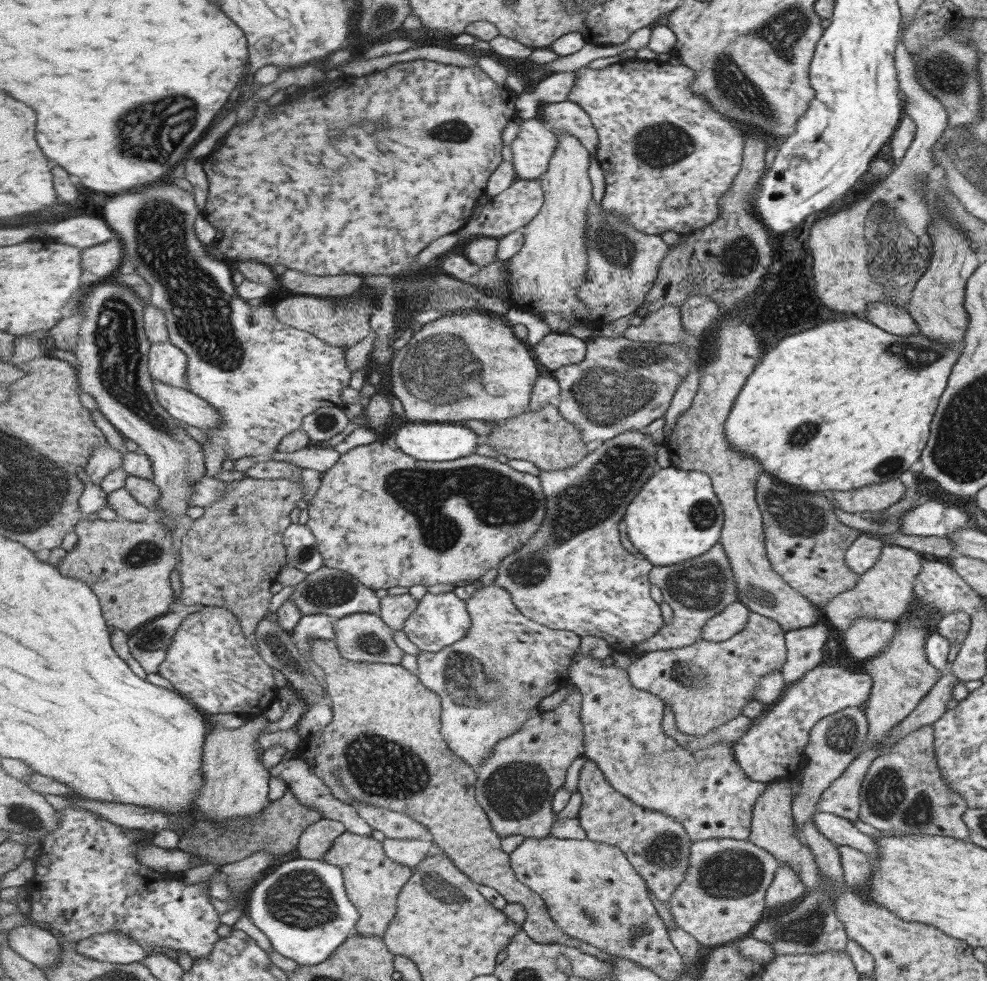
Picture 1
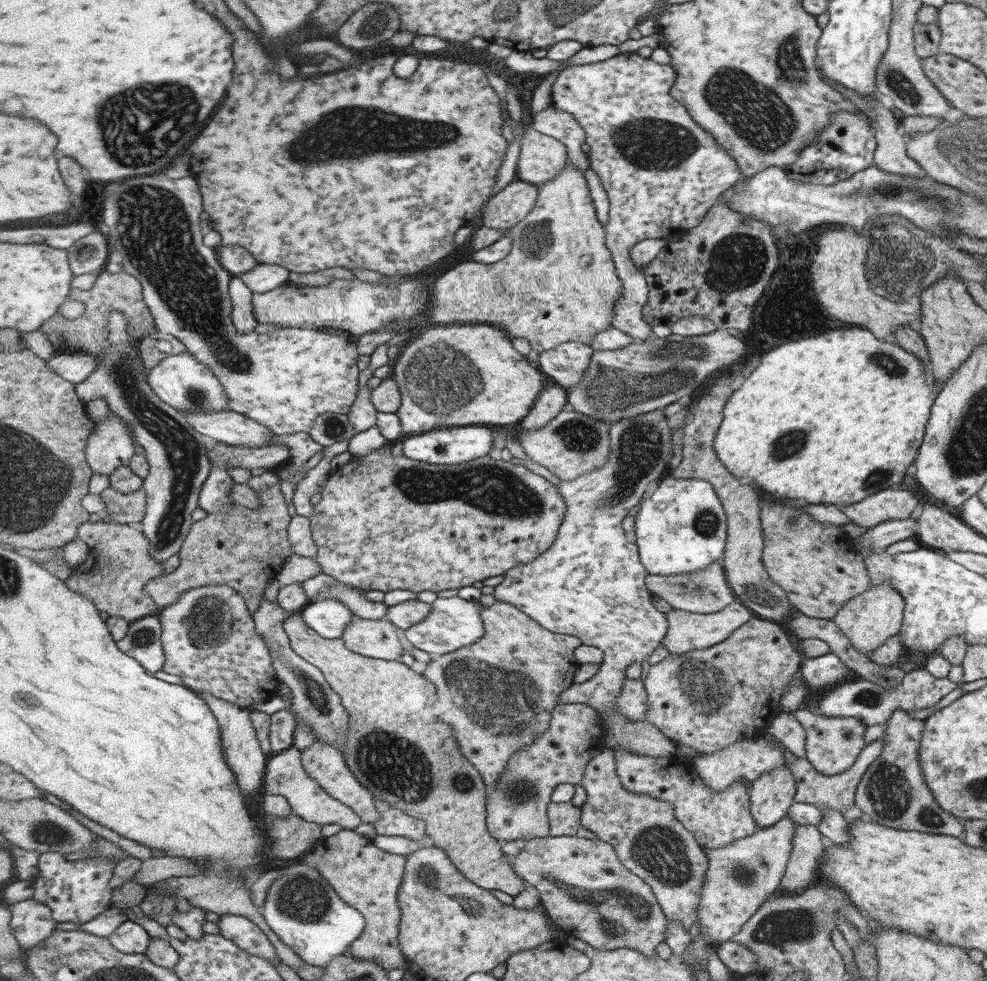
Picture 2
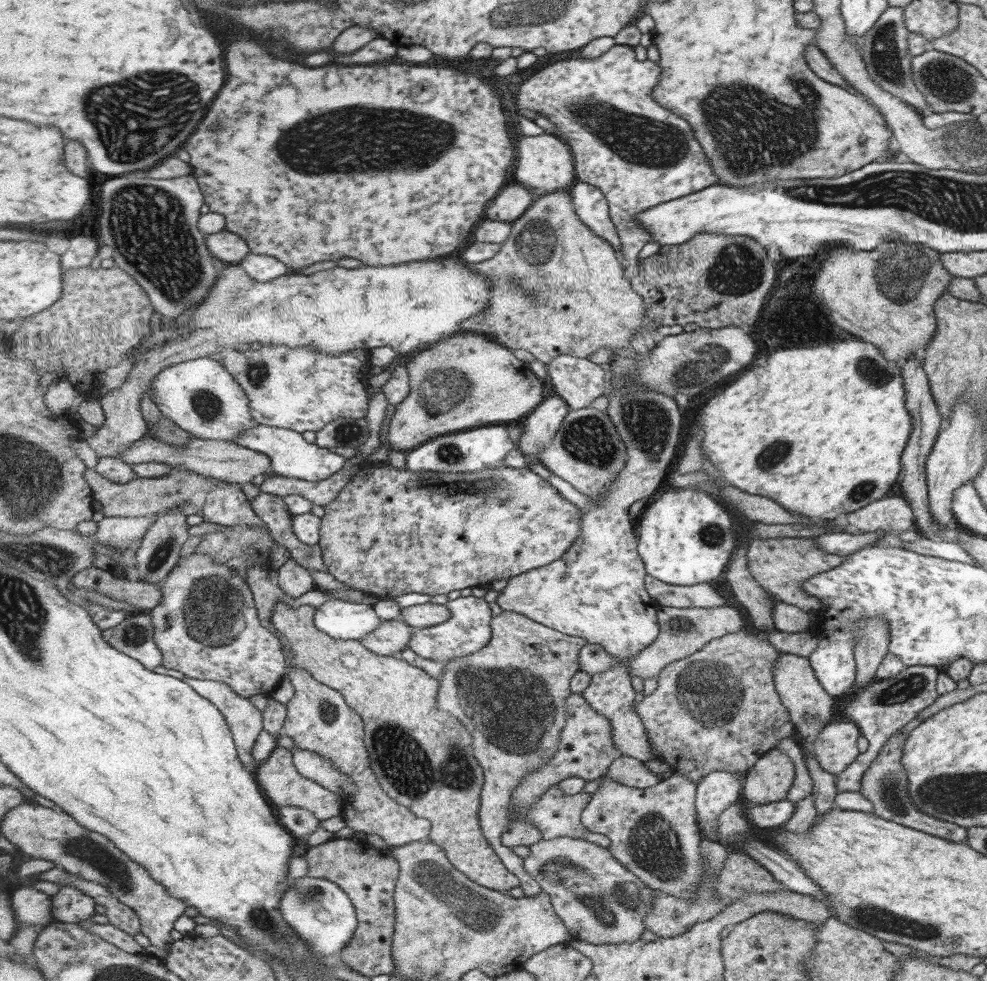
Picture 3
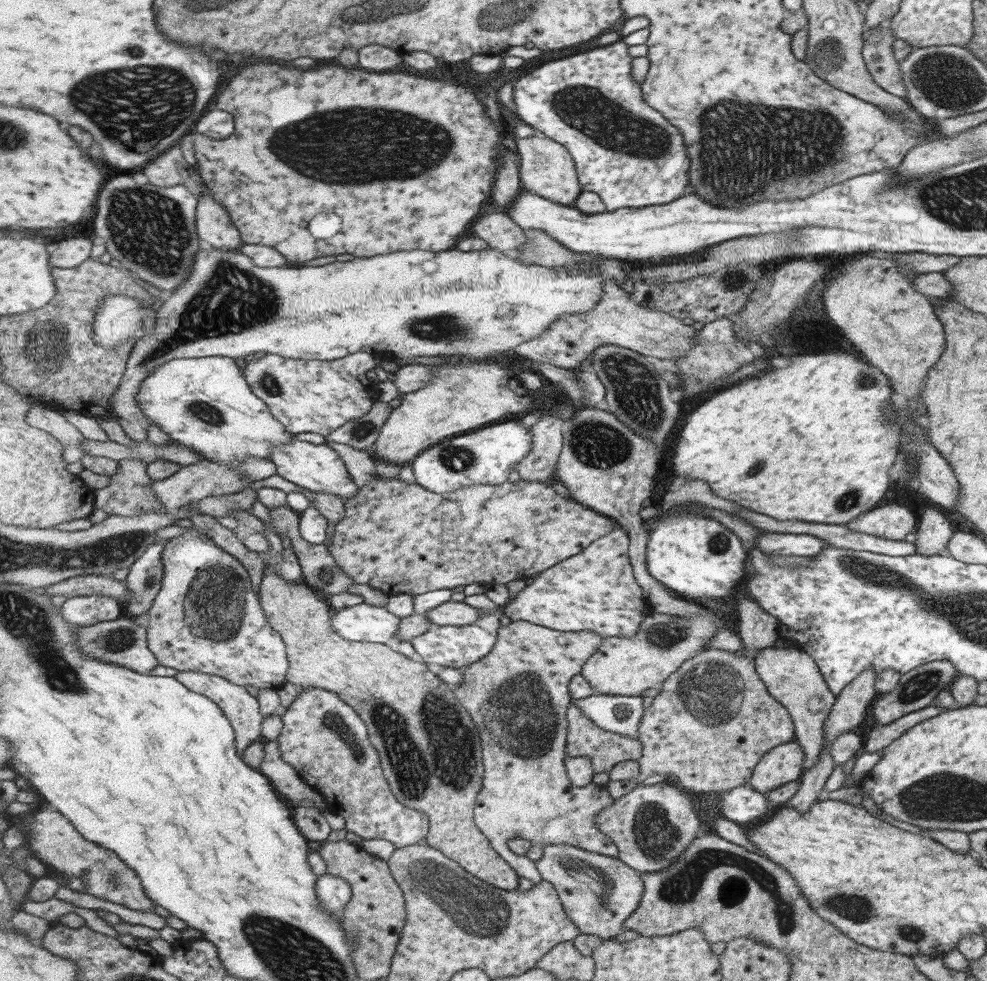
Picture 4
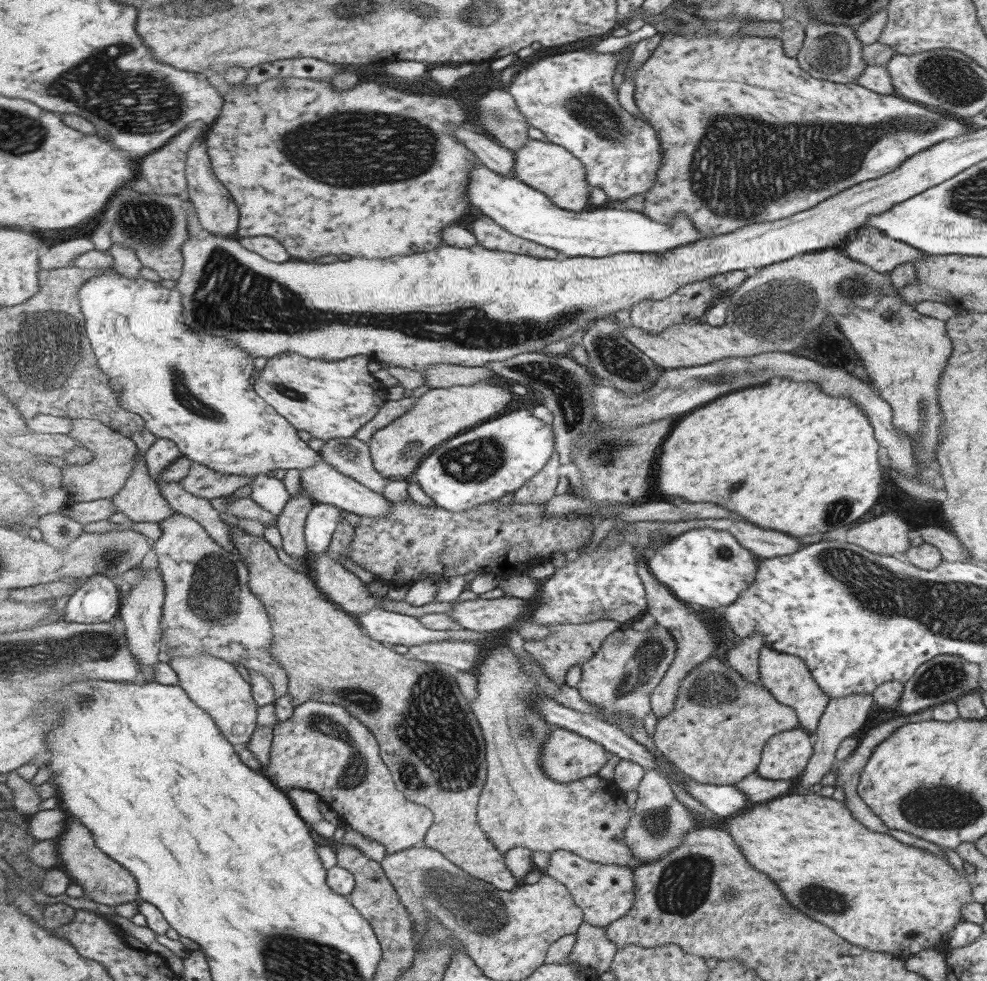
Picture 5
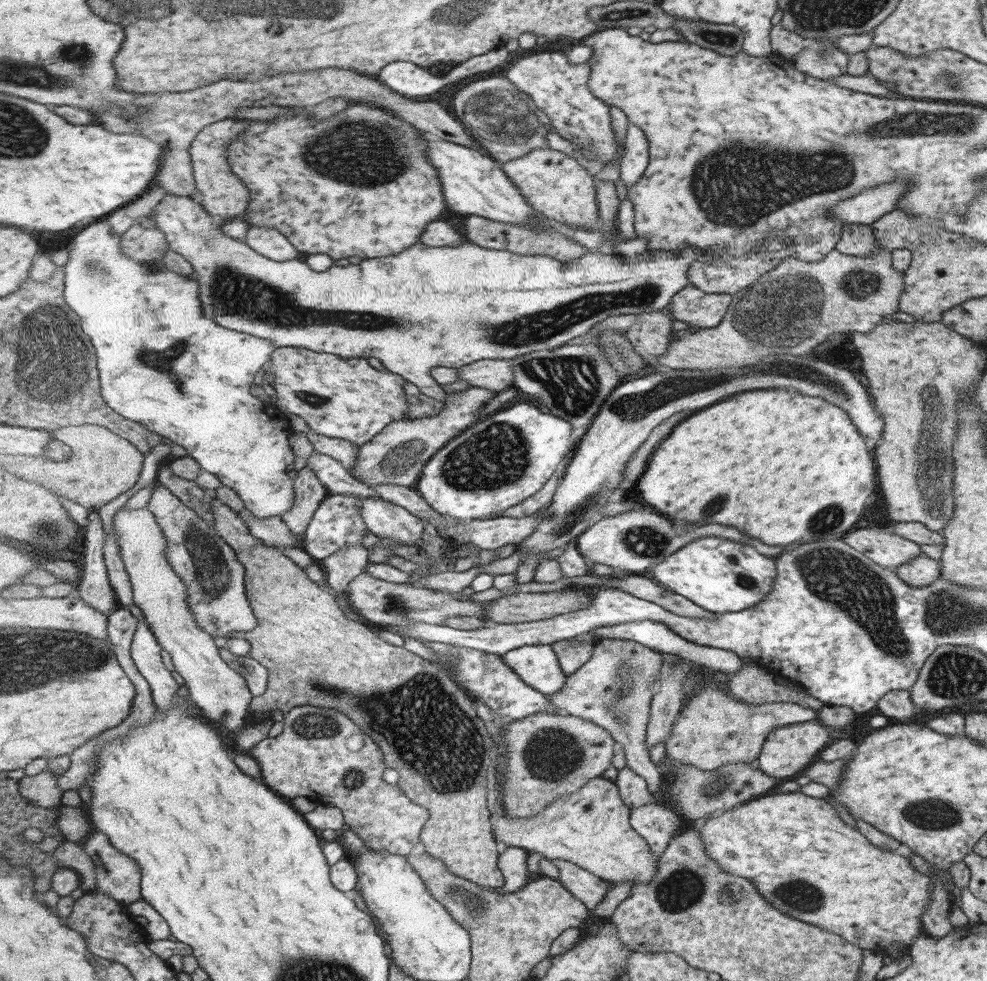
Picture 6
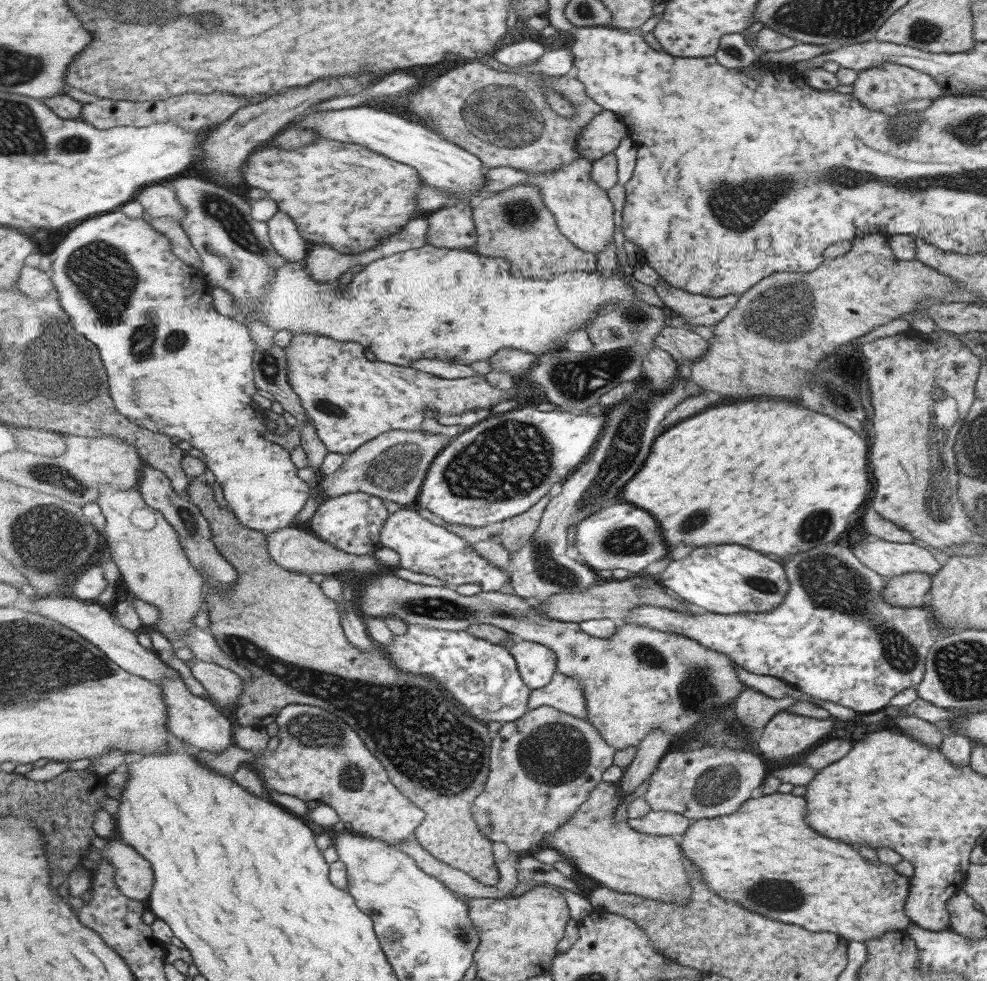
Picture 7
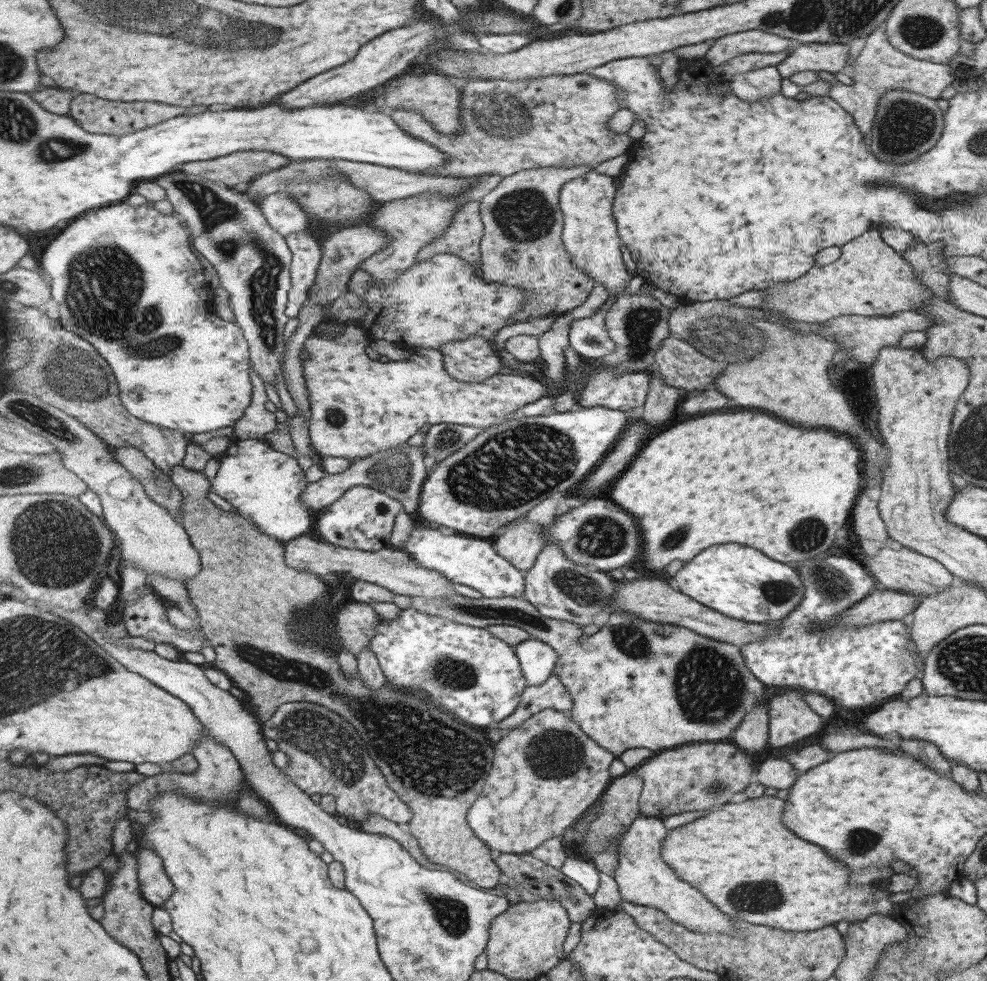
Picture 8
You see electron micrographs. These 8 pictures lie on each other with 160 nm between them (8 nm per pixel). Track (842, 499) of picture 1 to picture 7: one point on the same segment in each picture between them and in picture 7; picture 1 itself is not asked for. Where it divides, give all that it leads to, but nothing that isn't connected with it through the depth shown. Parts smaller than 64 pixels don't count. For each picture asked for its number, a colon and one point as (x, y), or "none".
2: (892, 503)
3: (892, 515)
4: (893, 521)
5: (886, 535)
6: (877, 543)
7: (888, 559)

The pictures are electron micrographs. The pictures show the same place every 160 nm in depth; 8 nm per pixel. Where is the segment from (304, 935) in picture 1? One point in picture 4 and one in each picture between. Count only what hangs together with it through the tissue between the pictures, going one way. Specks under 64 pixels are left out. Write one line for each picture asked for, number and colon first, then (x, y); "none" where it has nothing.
2: (304, 910)
3: (321, 911)
4: (334, 892)

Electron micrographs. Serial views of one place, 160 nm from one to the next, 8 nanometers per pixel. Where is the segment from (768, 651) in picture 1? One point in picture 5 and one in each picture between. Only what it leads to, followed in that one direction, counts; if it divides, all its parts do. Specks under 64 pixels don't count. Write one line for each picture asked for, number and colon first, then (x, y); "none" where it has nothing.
2: (709, 699)
3: (717, 710)
4: (712, 721)
5: (716, 733)

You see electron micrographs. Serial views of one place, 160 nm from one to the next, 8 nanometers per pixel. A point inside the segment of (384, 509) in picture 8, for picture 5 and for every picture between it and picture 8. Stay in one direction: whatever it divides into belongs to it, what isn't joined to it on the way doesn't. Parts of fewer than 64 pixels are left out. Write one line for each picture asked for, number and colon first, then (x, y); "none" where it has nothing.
5: (323, 521)
6: (338, 523)
7: (353, 522)

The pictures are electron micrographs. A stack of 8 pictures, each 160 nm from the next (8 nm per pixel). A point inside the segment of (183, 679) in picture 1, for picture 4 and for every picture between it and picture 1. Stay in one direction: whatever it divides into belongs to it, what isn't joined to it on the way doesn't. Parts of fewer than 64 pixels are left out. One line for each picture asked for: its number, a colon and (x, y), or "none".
2: (211, 641)
3: (207, 626)
4: (208, 617)

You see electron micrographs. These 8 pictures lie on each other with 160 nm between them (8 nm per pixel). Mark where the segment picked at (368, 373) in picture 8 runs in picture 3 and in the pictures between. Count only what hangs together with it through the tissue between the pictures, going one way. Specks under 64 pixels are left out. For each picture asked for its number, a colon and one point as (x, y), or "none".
3: (303, 389)
4: (317, 396)
5: (329, 399)
6: (338, 397)
7: (351, 400)

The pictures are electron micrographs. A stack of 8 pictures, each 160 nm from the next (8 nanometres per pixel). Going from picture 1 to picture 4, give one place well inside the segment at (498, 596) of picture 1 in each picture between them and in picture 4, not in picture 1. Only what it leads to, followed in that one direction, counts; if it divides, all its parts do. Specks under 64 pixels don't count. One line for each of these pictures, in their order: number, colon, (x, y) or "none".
2: (499, 694)
3: (512, 695)
4: (519, 695)

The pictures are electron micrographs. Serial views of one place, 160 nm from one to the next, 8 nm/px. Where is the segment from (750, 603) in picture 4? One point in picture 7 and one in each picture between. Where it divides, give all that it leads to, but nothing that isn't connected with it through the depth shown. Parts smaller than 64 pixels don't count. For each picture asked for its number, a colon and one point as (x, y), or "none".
5: (743, 657)
6: (752, 684)
7: (753, 709)

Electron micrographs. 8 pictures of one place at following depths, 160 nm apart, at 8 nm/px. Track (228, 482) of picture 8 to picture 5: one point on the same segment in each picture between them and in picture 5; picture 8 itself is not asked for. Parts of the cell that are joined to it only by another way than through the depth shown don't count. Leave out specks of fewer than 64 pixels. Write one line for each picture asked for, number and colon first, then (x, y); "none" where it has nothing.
5: (195, 389)
6: (189, 380)
7: (135, 294)

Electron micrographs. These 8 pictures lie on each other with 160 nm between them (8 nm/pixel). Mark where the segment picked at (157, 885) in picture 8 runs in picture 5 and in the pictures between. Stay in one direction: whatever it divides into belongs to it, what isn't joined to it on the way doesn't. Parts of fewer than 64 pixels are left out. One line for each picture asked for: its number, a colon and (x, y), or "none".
5: (104, 880)
6: (119, 875)
7: (134, 873)

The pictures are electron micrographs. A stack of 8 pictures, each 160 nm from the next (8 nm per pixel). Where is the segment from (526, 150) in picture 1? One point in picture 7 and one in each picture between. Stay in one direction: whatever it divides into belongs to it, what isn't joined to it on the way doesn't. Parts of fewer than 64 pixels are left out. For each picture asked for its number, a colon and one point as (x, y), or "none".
2: (542, 158)
3: (546, 161)
4: (547, 168)
5: (550, 168)
6: (558, 186)
7: (581, 205)

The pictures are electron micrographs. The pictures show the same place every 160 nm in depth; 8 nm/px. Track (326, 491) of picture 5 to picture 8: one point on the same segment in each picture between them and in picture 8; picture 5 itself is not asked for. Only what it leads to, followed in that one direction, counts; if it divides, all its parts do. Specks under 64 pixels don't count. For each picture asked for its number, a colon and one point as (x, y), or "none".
6: (385, 520)
7: (424, 547)
8: (465, 560)

